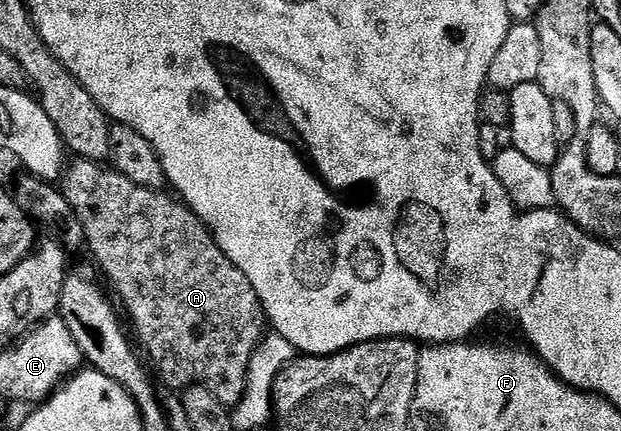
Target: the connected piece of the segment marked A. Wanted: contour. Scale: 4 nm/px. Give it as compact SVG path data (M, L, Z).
M76 158L76 159L73 159L73 160L72 160L72 161L71 161L71 163L69 163L69 164L68 164L68 165L67 165L67 168L66 168L66 173L65 173L65 176L64 176L64 177L63 177L63 180L62 180L62 191L63 191L63 193L64 193L64 197L66 197L66 198L67 198L67 200L68 200L68 201L69 201L69 202L70 202L70 206L71 206L71 207L72 207L72 208L73 208L73 210L74 210L74 211L76 211L76 216L77 216L77 217L78 217L78 219L80 219L80 221L81 221L81 222L82 222L82 230L83 230L83 231L84 231L84 238L85 238L85 241L86 241L86 246L87 246L87 249L88 249L88 250L90 250L90 249L91 249L91 250L92 250L92 254L93 254L93 256L94 256L94 257L95 257L95 258L96 258L96 260L97 260L97 262L98 262L98 263L100 263L100 268L101 268L101 270L102 270L102 271L104 271L104 276L105 276L105 277L104 277L104 276L103 276L103 279L104 279L104 280L105 280L105 281L107 281L107 280L106 280L106 279L108 279L108 280L109 280L109 282L110 282L110 283L112 283L112 286L113 286L113 288L114 288L114 289L115 289L115 290L116 290L116 292L117 292L117 294L118 294L118 295L120 295L120 300L121 300L121 301L120 301L120 300L119 300L119 303L120 303L120 304L121 304L121 305L122 305L122 308L123 308L123 304L122 304L122 303L124 303L124 308L125 308L125 309L124 309L124 308L123 308L123 311L124 311L124 312L125 312L125 313L126 313L126 316L127 316L127 312L126 312L126 311L128 311L128 316L129 316L129 318L130 318L130 319L132 319L132 328L133 328L133 329L132 329L132 328L131 328L131 331L132 331L132 332L133 332L133 333L134 333L134 336L135 336L135 332L134 332L134 331L136 331L136 336L137 336L137 337L136 337L136 336L135 336L135 339L136 339L136 340L137 340L137 341L138 341L138 344L139 344L139 340L138 340L138 339L140 339L140 344L141 344L141 345L140 345L140 344L139 344L139 347L140 347L140 348L141 348L141 349L143 349L143 348L142 348L142 347L144 347L144 348L145 348L145 350L146 350L146 351L148 351L148 356L149 356L149 357L148 357L148 356L147 356L147 359L148 359L148 360L149 360L149 361L150 361L150 364L151 364L151 360L150 360L150 359L152 359L152 364L153 364L153 365L152 365L152 364L151 364L151 367L152 367L152 368L153 368L153 369L154 369L154 372L155 372L155 368L154 368L154 367L156 367L156 372L157 372L157 373L156 373L156 372L155 372L155 375L156 375L156 376L157 376L157 377L159 377L159 376L158 376L158 375L160 375L160 376L161 376L161 378L162 378L162 379L164 379L164 380L165 380L165 382L166 382L166 383L168 383L168 384L169 384L169 386L170 386L170 387L172 387L172 390L187 390L187 389L189 389L189 388L191 388L191 387L193 387L193 386L203 386L203 387L206 387L206 388L209 388L209 390L211 390L211 391L212 391L212 392L213 392L213 393L214 393L214 394L215 394L215 396L217 396L217 397L218 397L218 398L219 398L219 400L220 400L220 401L221 401L221 402L222 402L222 403L224 403L224 404L226 404L226 405L229 405L229 406L236 406L236 405L237 405L237 404L238 404L238 403L239 403L239 401L240 401L240 400L241 400L241 399L243 399L243 398L244 398L244 394L245 394L245 392L246 392L246 390L247 390L247 384L248 384L248 380L247 380L247 372L248 372L248 367L249 367L249 366L250 366L250 362L251 362L251 358L252 358L252 356L253 356L253 355L255 355L255 354L256 354L256 353L257 353L257 352L258 352L258 349L259 349L259 347L260 347L260 345L261 345L261 341L262 341L262 340L264 340L264 338L265 338L265 336L266 336L266 317L265 317L265 315L264 315L264 307L263 307L263 306L262 306L262 302L261 302L261 301L260 301L260 299L259 299L259 298L258 298L258 294L254 294L254 286L250 286L250 278L246 278L246 274L242 274L242 270L238 270L238 266L234 266L234 262L230 262L230 258L226 258L226 254L225 254L225 253L224 253L224 251L222 251L222 250L221 250L221 249L220 249L220 247L219 247L219 246L218 246L218 242L217 242L217 241L216 241L216 239L214 239L214 238L213 238L213 237L212 237L212 233L211 233L211 232L209 232L209 231L208 231L208 229L207 229L207 228L205 228L205 227L204 227L204 223L202 223L202 221L201 221L201 220L200 220L200 219L198 219L198 217L196 217L196 215L194 215L194 213L192 213L192 212L191 212L191 210L189 210L189 209L188 209L188 205L187 205L187 204L185 204L185 203L183 203L183 202L181 202L181 201L180 201L180 200L179 200L179 199L176 199L176 198L173 198L173 197L172 197L172 196L171 196L171 195L169 195L169 196L170 196L170 197L168 197L168 196L167 196L167 194L166 194L166 193L167 193L167 191L164 191L164 190L157 190L157 189L155 189L155 188L143 188L143 187L142 187L142 186L138 186L138 185L137 185L137 184L135 184L135 183L134 183L134 182L130 182L130 178L126 178L126 177L125 177L125 176L123 176L123 175L122 175L122 173L120 173L120 172L117 172L117 171L116 171L116 169L115 169L115 167L112 167L112 166L105 166L105 165L104 165L104 164L103 164L103 163L100 163L100 162L97 162L97 161L94 161L94 160L81 160L81 159L79 159L79 158Z

